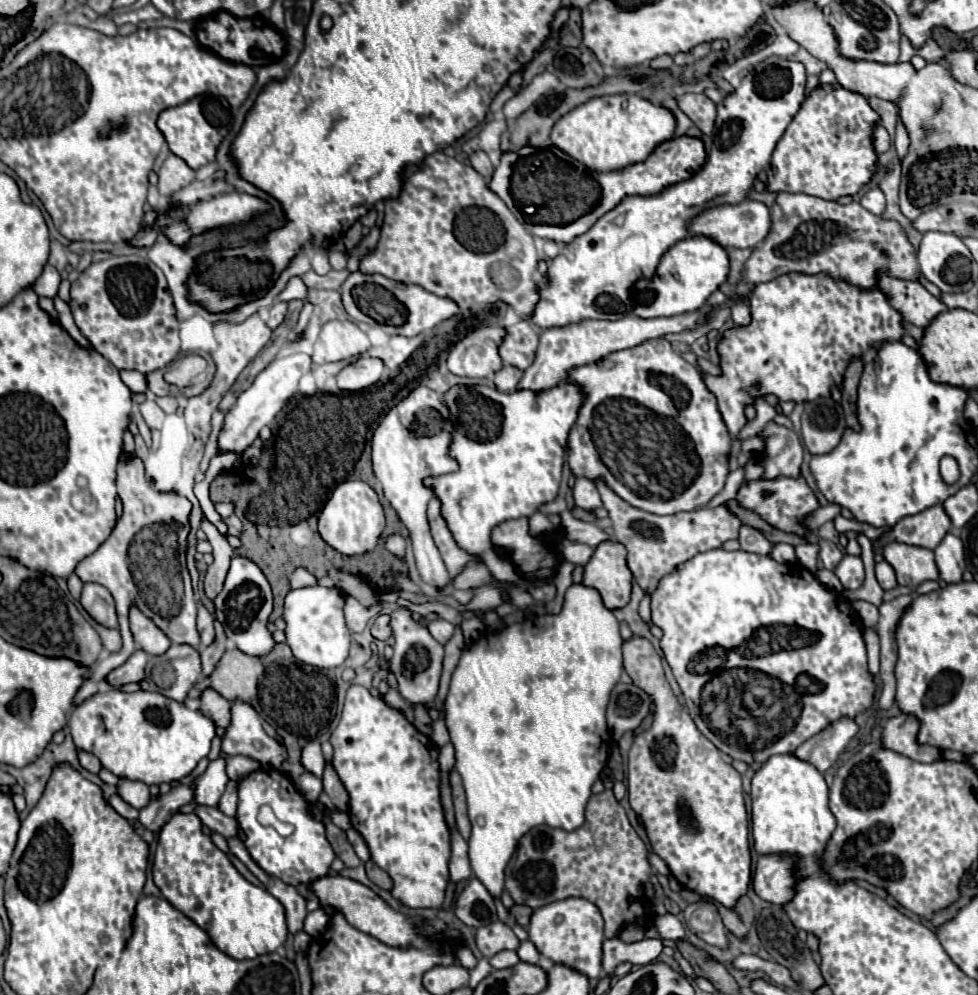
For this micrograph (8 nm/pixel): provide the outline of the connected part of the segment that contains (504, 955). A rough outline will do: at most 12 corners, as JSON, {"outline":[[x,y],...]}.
{"outline":[[514,950],[488,958],[492,968],[510,968],[520,962]]}

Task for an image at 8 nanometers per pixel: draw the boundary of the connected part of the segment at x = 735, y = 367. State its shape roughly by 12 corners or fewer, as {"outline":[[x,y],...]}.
{"outline":[[828,274],[754,286],[704,374],[732,436],[744,408],[828,398],[900,340],[888,296]]}

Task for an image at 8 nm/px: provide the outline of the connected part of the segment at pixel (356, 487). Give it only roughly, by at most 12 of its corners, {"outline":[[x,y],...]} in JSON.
{"outline":[[340,482],[318,514],[322,540],[346,556],[374,550],[378,494]]}

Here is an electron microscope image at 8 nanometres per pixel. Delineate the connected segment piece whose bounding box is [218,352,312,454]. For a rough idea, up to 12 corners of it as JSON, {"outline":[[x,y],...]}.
{"outline":[[308,354],[272,360],[226,412],[218,452],[244,454],[298,380]]}

